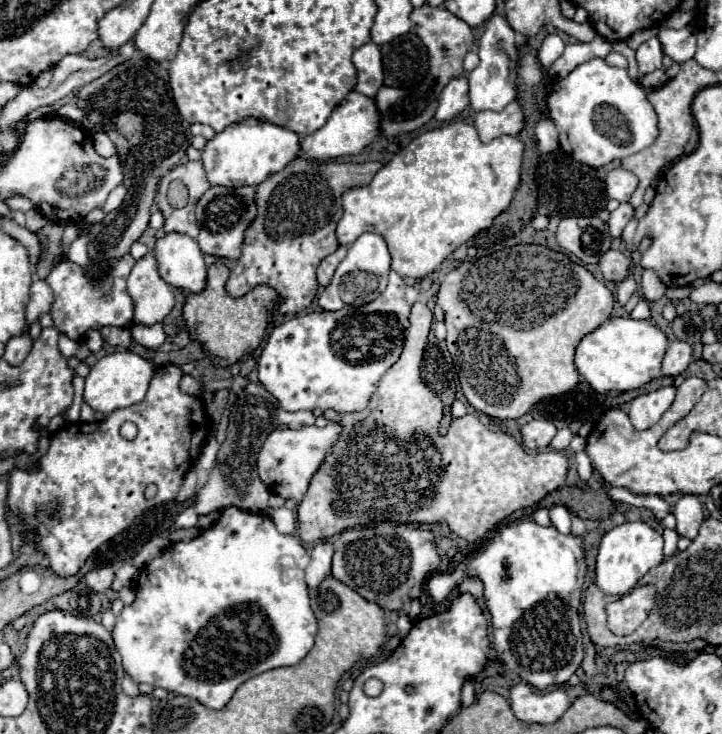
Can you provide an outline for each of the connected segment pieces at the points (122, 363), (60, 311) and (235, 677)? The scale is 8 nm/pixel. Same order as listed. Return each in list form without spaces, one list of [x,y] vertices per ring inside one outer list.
[[[115,351],[111,355],[101,357],[93,367],[91,373],[85,379],[85,393],[83,399],[89,403],[95,411],[101,413],[113,413],[117,409],[135,405],[145,399],[145,393],[149,389],[149,383],[157,371],[157,365],[151,359],[145,359],[133,351]]]
[[[125,255],[113,265],[109,275],[105,275],[105,277],[95,275],[95,283],[89,283],[89,279],[85,277],[85,273],[79,265],[71,263],[71,261],[59,263],[51,271],[51,275],[45,279],[47,285],[55,293],[55,301],[51,307],[51,317],[55,321],[55,327],[61,333],[65,333],[67,337],[81,341],[81,337],[89,329],[101,329],[107,325],[113,325],[113,327],[131,325],[133,301],[127,293],[127,277],[129,277],[133,265],[135,265],[135,259],[131,255]]]
[[[227,507],[223,511],[221,519],[213,527],[209,527],[207,531],[203,531],[199,537],[195,537],[191,541],[173,543],[167,551],[163,551],[159,557],[151,559],[139,571],[137,585],[135,585],[135,601],[131,605],[127,605],[121,611],[121,615],[117,615],[117,623],[115,623],[115,629],[113,629],[113,641],[115,641],[115,647],[121,655],[125,673],[135,683],[149,683],[153,687],[161,687],[161,689],[167,689],[167,691],[177,693],[177,695],[193,697],[209,709],[223,709],[231,701],[237,687],[243,685],[247,679],[251,679],[251,677],[255,677],[263,671],[275,669],[275,667],[297,665],[313,649],[315,637],[317,637],[317,619],[311,611],[309,591],[307,591],[307,585],[305,585],[307,563],[309,563],[309,553],[305,551],[303,543],[295,535],[279,533],[275,529],[275,523],[267,515],[247,513],[247,511],[241,511],[237,507]]]

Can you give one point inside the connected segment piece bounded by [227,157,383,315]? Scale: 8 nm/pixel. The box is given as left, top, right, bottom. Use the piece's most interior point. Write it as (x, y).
(299, 208)

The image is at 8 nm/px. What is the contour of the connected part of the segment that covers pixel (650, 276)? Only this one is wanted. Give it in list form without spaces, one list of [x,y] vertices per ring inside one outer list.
[[[645,269],[643,277],[641,277],[641,289],[647,301],[655,301],[661,299],[667,291],[667,285],[657,277],[657,273],[653,269]]]

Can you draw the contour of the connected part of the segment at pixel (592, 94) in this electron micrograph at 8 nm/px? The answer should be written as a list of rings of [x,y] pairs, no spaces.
[[[591,59],[587,63],[581,63],[577,69],[573,69],[565,79],[553,83],[553,91],[547,99],[549,117],[553,119],[557,131],[559,131],[559,143],[565,153],[569,153],[577,163],[589,165],[589,167],[603,167],[611,161],[621,161],[629,155],[639,153],[641,149],[649,147],[657,135],[657,113],[653,105],[647,101],[645,89],[633,81],[625,69],[611,67],[603,59]]]

